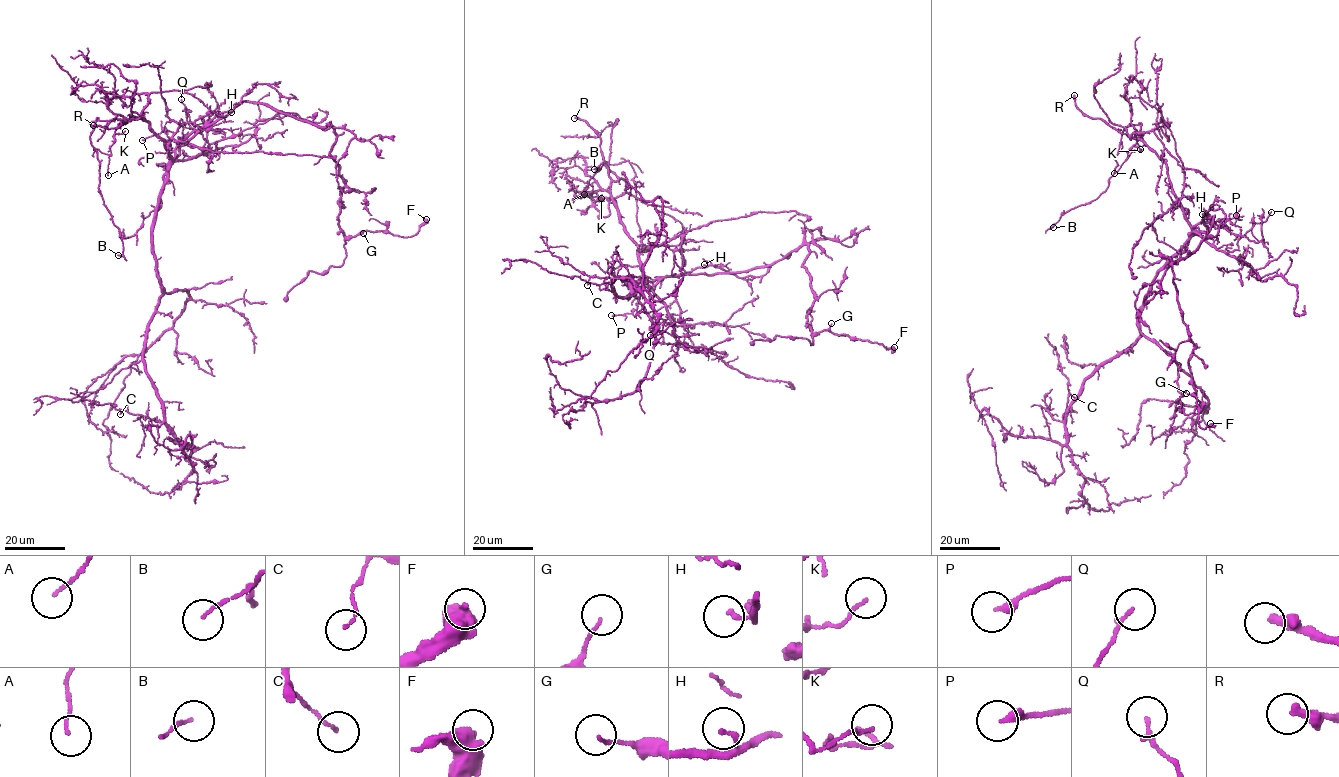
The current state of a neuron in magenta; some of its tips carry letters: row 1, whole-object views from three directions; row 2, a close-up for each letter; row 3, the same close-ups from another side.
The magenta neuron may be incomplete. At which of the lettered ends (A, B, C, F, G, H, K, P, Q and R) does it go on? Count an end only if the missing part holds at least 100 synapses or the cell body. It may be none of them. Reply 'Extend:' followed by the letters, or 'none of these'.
Extend: R

